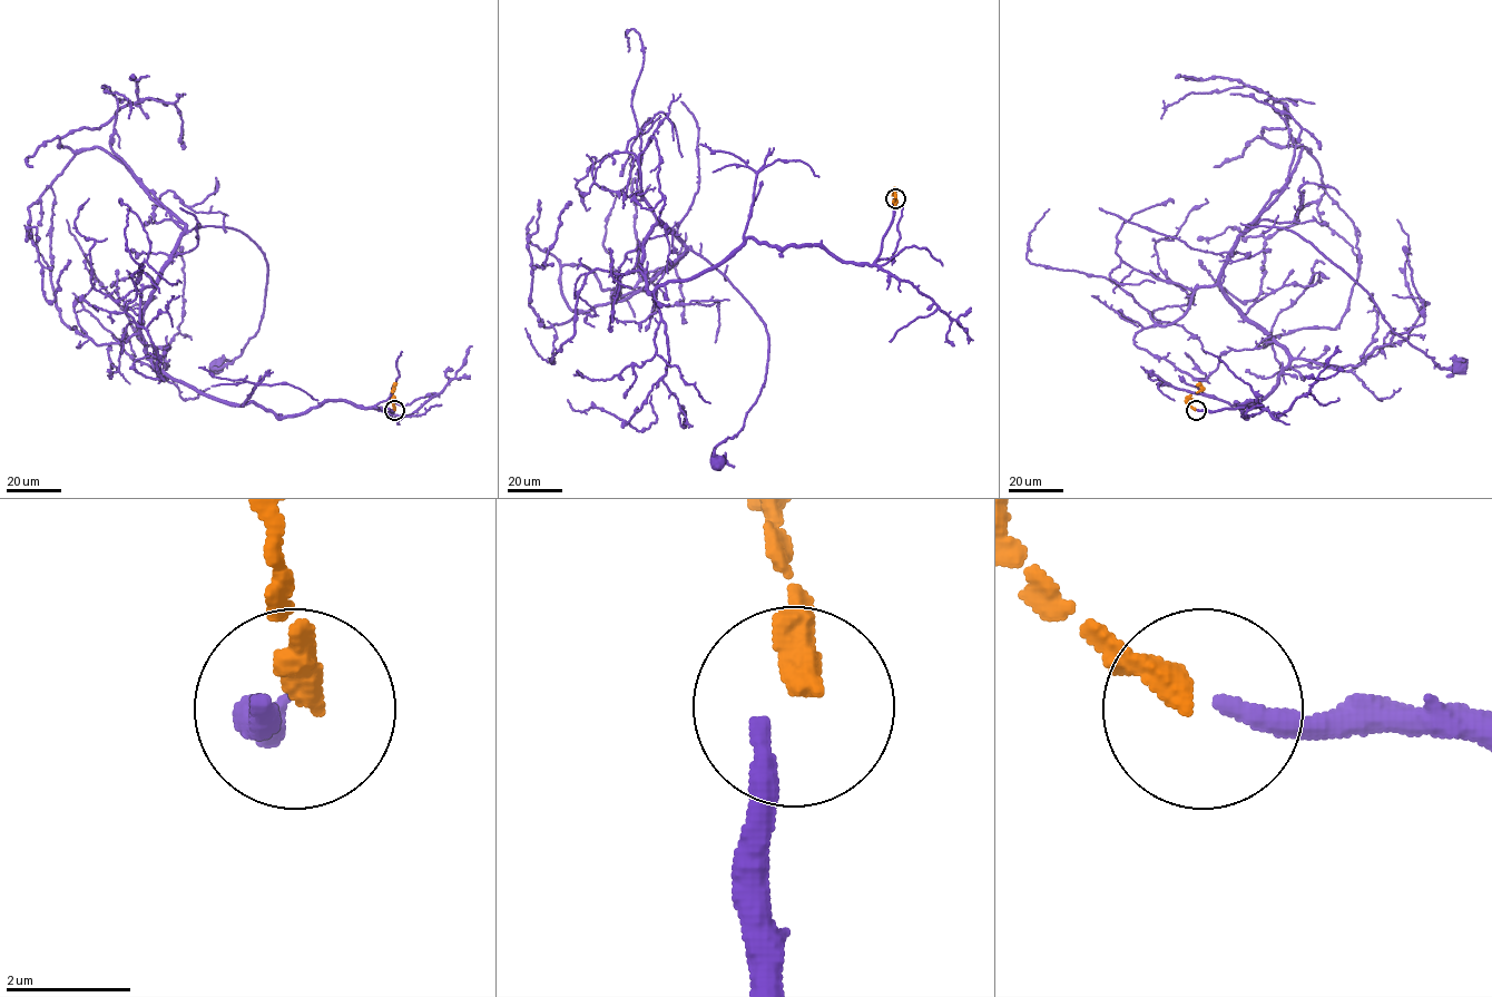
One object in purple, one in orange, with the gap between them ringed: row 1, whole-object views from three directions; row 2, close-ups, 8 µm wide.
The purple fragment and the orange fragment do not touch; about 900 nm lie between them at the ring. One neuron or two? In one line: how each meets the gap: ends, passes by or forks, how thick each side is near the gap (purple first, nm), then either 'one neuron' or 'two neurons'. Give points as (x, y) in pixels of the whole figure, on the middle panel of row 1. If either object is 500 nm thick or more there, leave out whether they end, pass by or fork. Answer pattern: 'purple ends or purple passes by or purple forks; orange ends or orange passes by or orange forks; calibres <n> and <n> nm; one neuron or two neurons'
purple ends; orange ends; calibres 320 and 400 nm; two neurons

